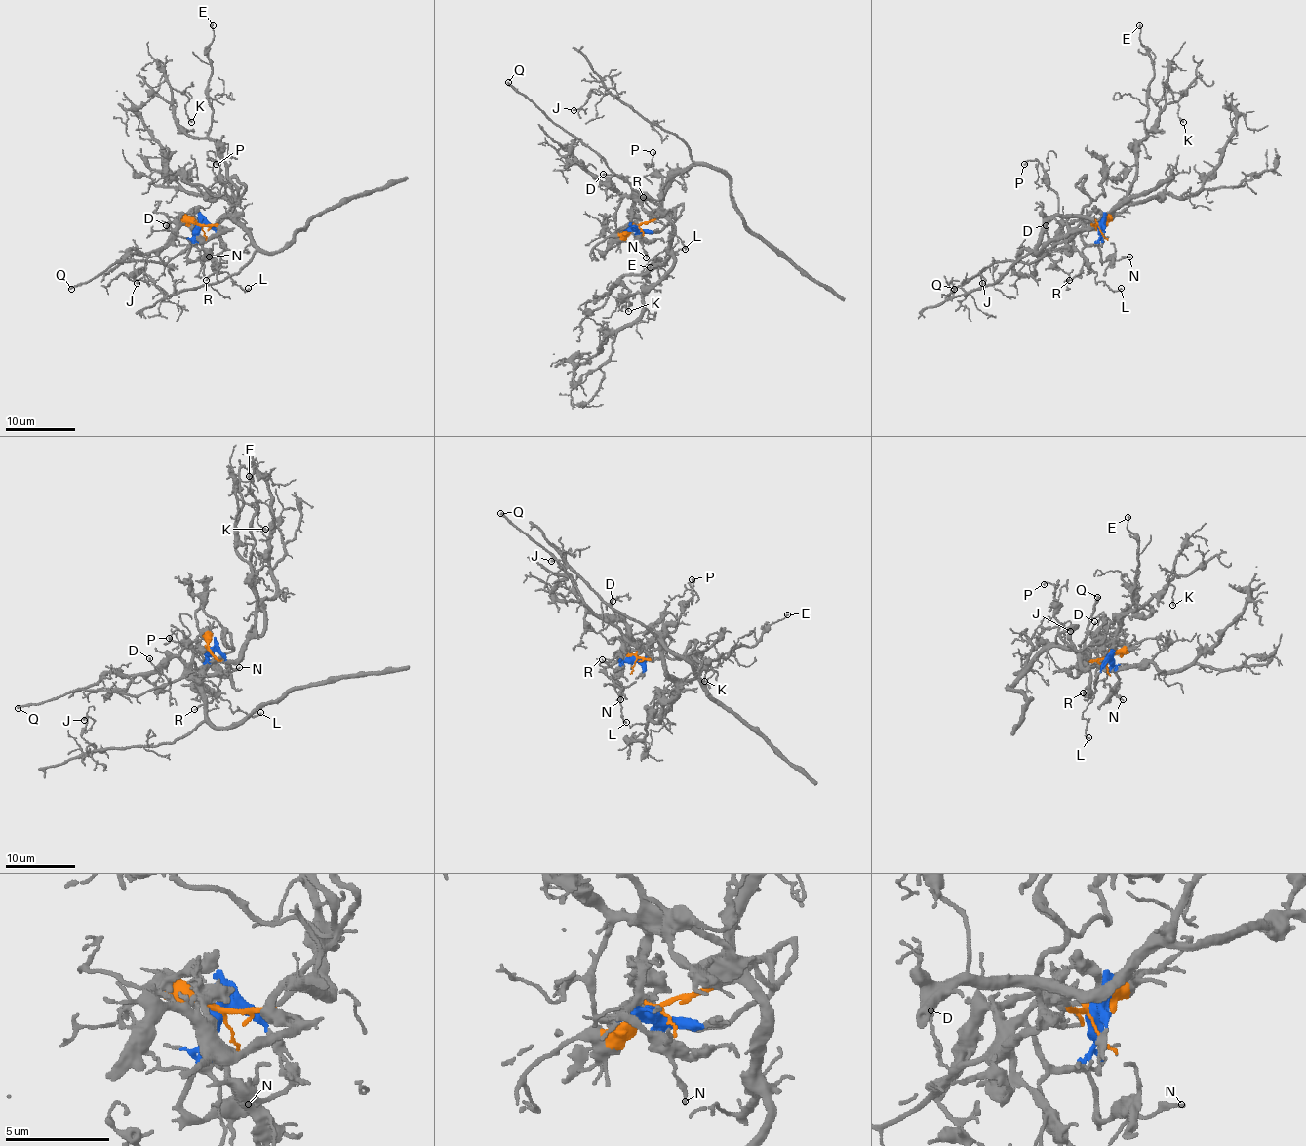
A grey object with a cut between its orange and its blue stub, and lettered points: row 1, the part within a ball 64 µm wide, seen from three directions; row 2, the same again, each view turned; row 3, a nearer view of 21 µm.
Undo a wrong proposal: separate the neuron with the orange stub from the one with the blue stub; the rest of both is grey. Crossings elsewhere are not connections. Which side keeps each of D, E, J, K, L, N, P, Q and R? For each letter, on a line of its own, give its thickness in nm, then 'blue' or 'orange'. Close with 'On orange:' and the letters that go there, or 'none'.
D: calibre 140 nm; blue
E: calibre 120 nm; orange
J: calibre 140 nm; orange
K: calibre 120 nm; orange
L: calibre 130 nm; blue
N: calibre 260 nm; blue
P: calibre 140 nm; orange
Q: calibre 200 nm; blue
R: calibre 100 nm; blue
On orange: E, J, K, P

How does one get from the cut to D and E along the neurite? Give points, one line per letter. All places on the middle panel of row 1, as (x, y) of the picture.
D: (636, 226), (632, 228), (632, 190), (629, 181), (624, 176), (603, 174)
E: (636, 226), (662, 217), (671, 224), (671, 253), (645, 273), (650, 275), (645, 277), (649, 282), (650, 268)

